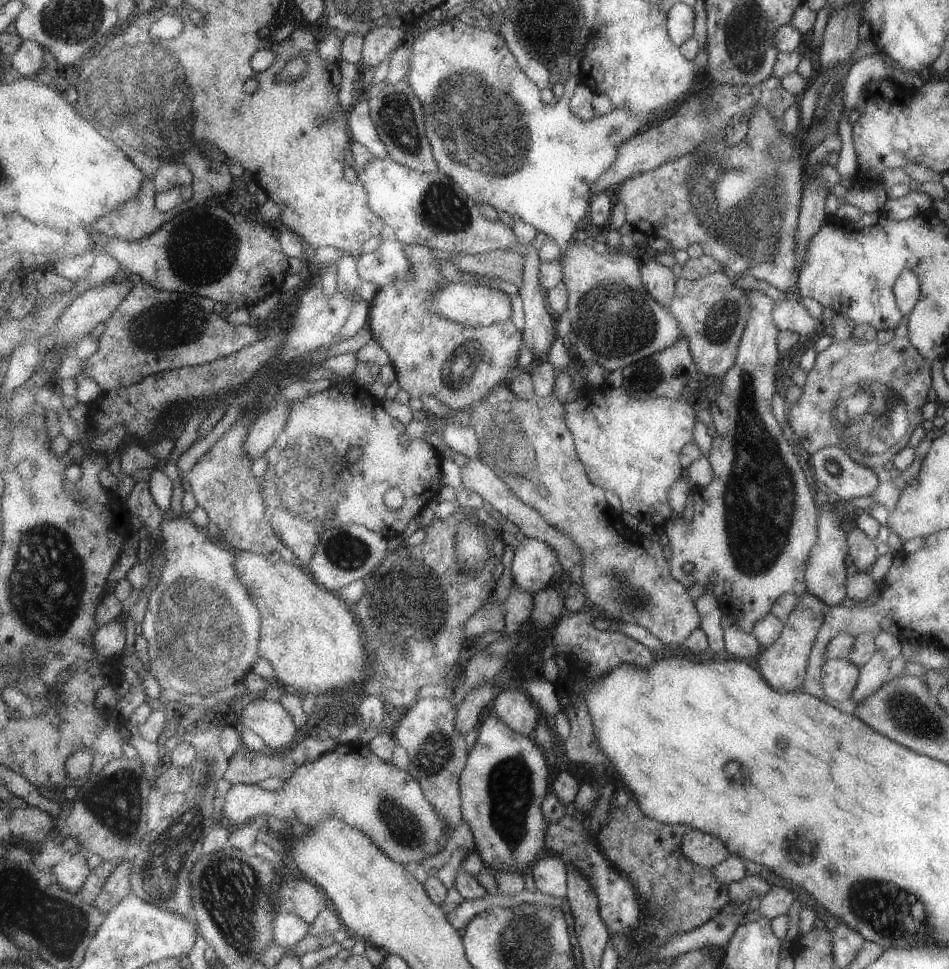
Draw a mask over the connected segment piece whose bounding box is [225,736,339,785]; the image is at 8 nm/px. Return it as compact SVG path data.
M307 737L296 748L286 749L286 756L276 754L272 756L272 751L256 752L252 748L242 746L235 755L232 756L229 769L227 770L225 778L232 784L258 785L262 784L268 778L281 778L288 782L302 765L307 762L318 760L322 758L328 751L333 751L339 745L338 740L330 739L322 741L320 739Z

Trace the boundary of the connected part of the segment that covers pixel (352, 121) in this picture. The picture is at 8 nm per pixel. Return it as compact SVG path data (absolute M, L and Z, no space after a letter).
M363 98L349 113L349 125L352 129L354 142L367 146L371 153L378 158L391 158L393 149L389 149L376 128L375 120L371 115L371 101Z

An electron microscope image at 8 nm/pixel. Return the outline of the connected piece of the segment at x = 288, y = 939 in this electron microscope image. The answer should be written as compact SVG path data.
M280 911L275 920L275 942L291 950L311 933L313 926L297 914Z

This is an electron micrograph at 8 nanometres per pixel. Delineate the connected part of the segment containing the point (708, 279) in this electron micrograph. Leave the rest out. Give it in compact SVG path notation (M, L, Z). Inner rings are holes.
M714 271L702 278L688 280L680 277L668 306L670 314L679 322L683 336L689 342L698 373L708 378L718 378L735 363L739 342L751 311L747 292L737 287L722 271Z

